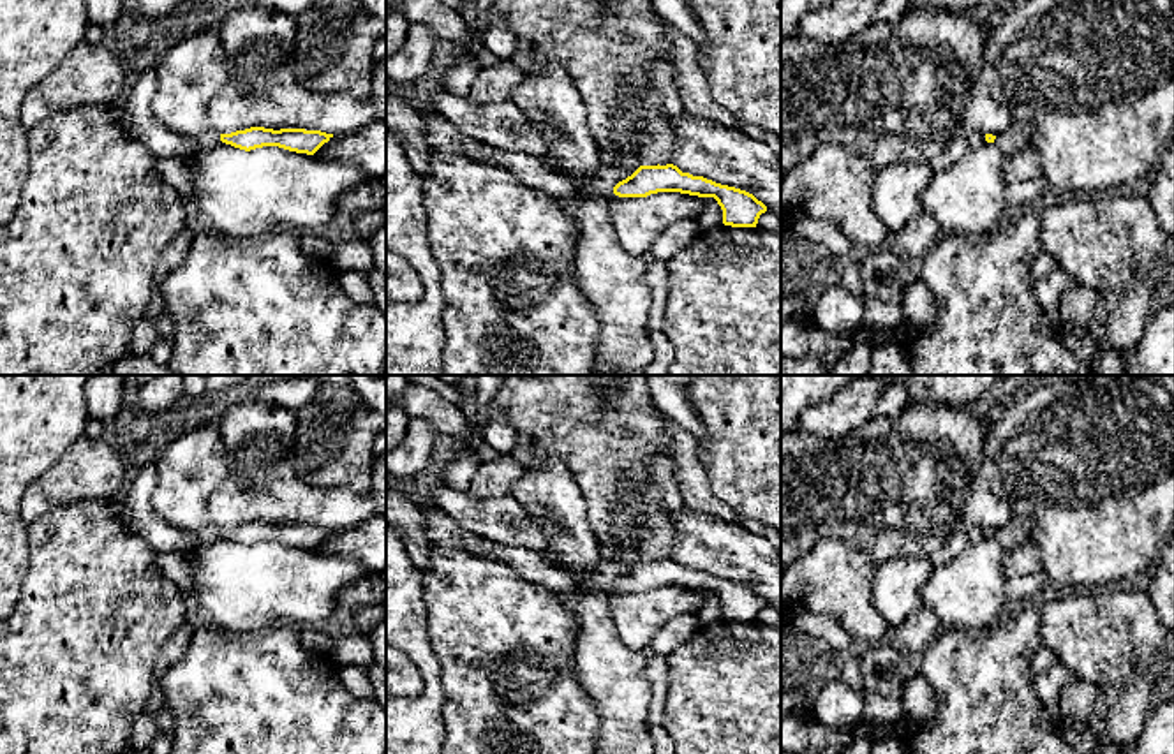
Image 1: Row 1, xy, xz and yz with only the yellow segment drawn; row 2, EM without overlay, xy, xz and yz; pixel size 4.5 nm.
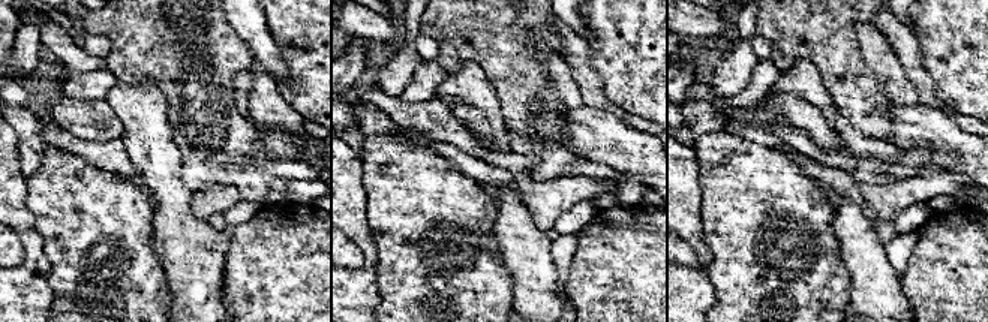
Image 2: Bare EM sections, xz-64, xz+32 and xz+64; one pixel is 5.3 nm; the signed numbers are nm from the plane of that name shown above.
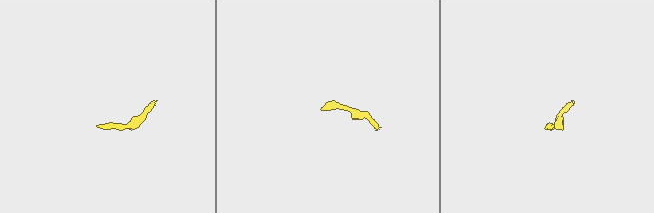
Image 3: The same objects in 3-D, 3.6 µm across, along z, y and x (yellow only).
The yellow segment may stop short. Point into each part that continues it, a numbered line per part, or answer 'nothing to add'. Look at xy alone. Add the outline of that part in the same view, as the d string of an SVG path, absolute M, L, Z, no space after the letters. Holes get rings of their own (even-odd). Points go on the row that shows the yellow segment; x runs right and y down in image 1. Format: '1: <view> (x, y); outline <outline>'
1: xy (210, 140); outline M210 130L199 137L196 137L196 150L197 152L210 152L213 150L215 146L219 146L222 141L220 141L220 134L215 132L215 130Z

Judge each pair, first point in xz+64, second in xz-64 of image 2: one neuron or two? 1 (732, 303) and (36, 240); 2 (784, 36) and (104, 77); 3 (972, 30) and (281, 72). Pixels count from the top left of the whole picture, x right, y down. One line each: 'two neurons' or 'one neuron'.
1: two neurons
2: two neurons
3: two neurons

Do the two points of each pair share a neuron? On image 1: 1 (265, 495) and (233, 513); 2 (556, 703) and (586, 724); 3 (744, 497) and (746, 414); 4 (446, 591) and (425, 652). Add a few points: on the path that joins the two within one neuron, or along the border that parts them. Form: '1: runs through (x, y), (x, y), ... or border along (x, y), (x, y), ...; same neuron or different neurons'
1: runs through (258, 495), (251, 495), (240, 506); same neuron
2: runs through (563, 709), (568, 709), (579, 719); same neuron
3: runs through (746, 476), (746, 436); same neuron
4: border along (422, 598), (427, 638), (439, 665), (439, 679); different neurons

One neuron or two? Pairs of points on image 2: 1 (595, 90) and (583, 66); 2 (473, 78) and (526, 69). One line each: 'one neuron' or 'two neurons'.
1: one neuron
2: two neurons

